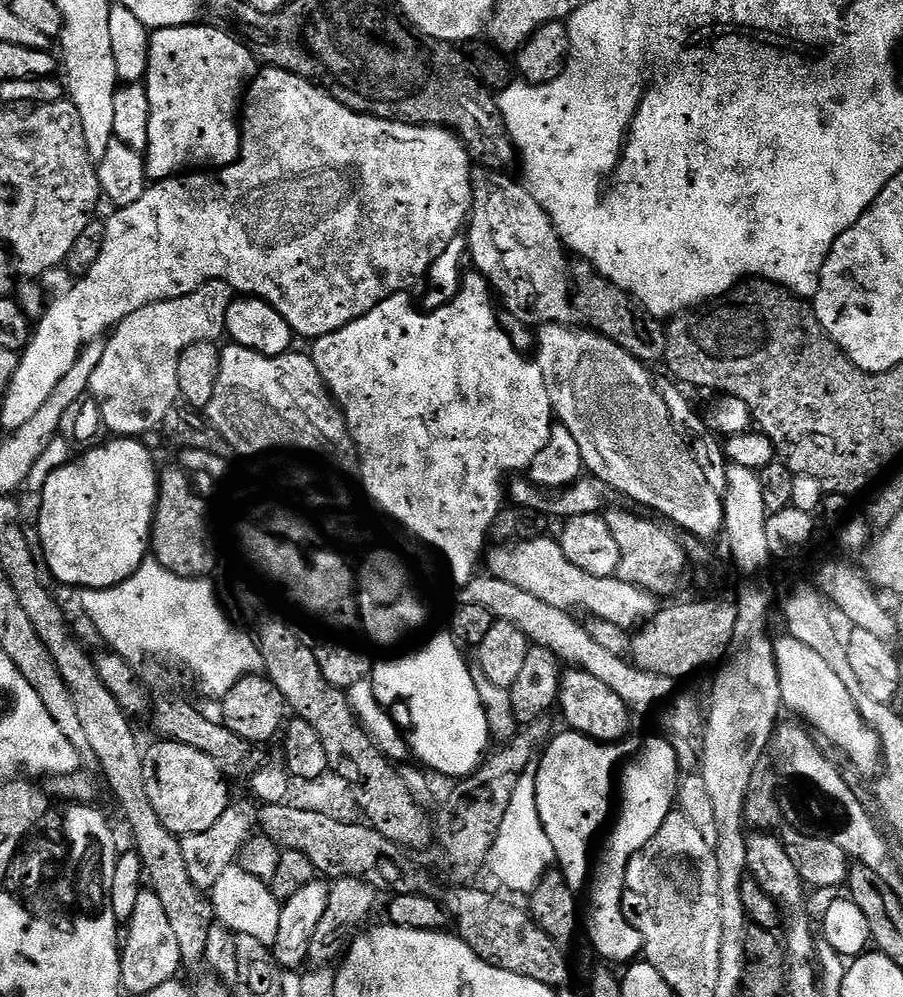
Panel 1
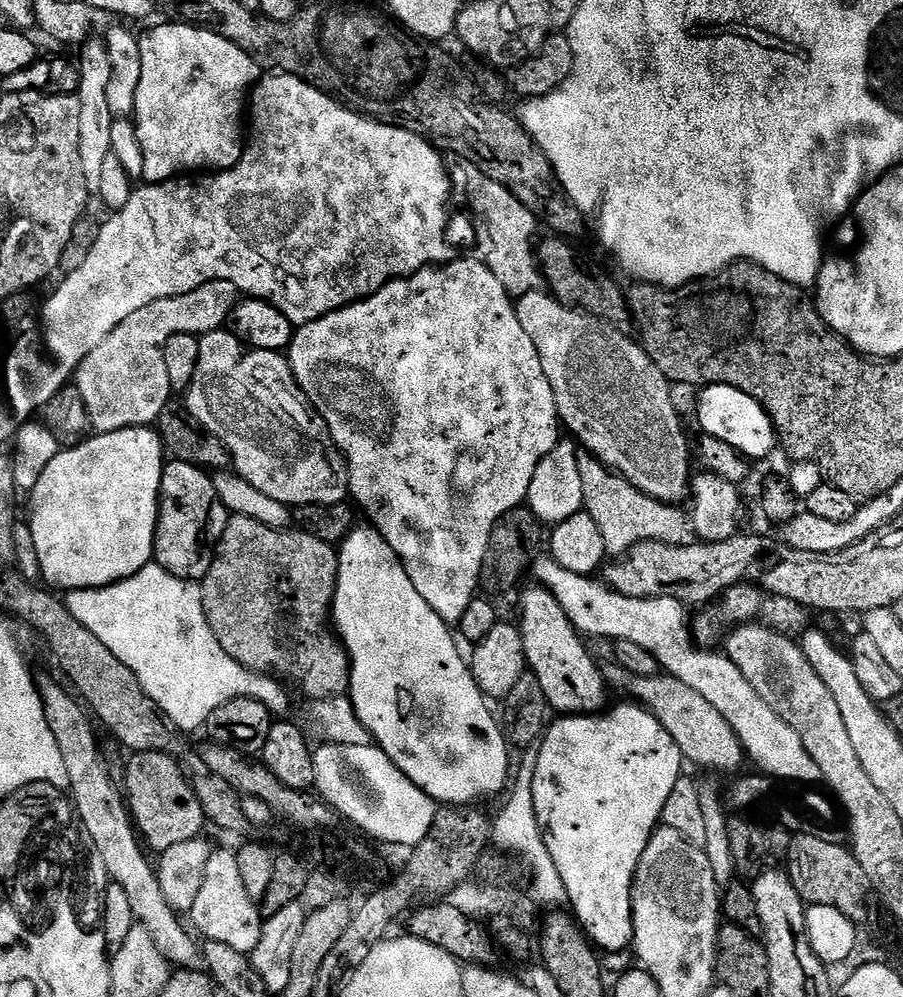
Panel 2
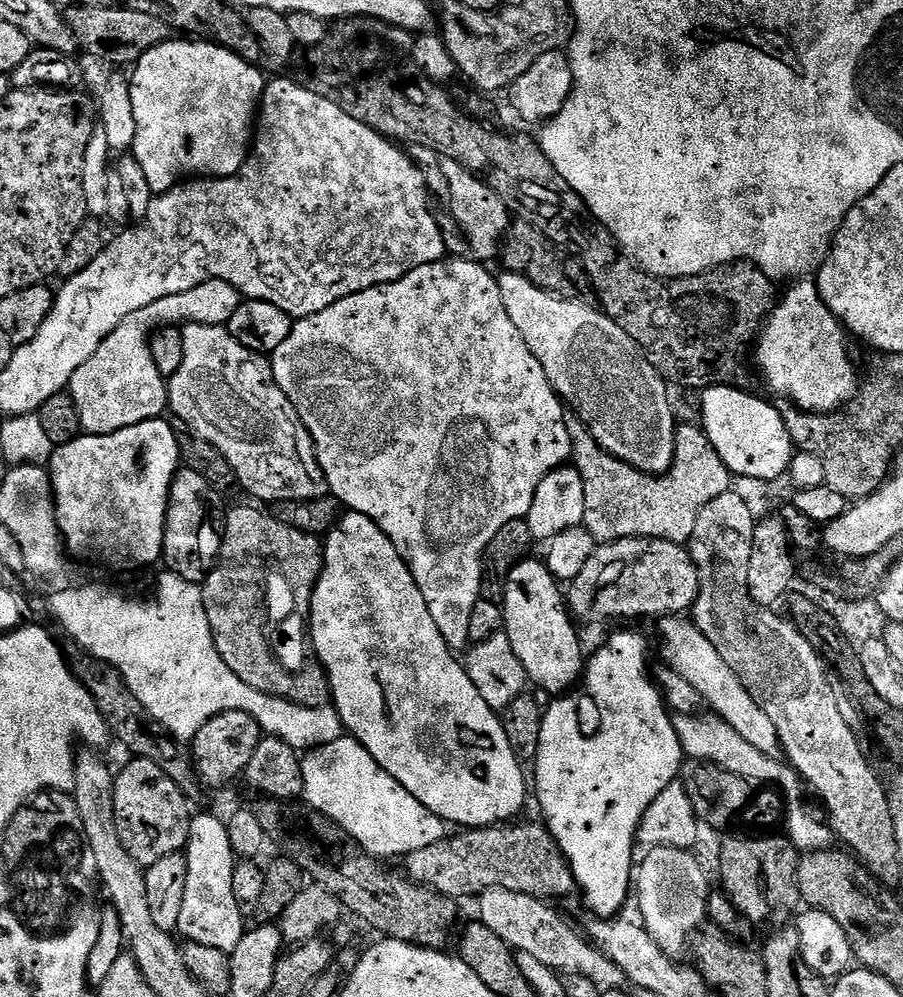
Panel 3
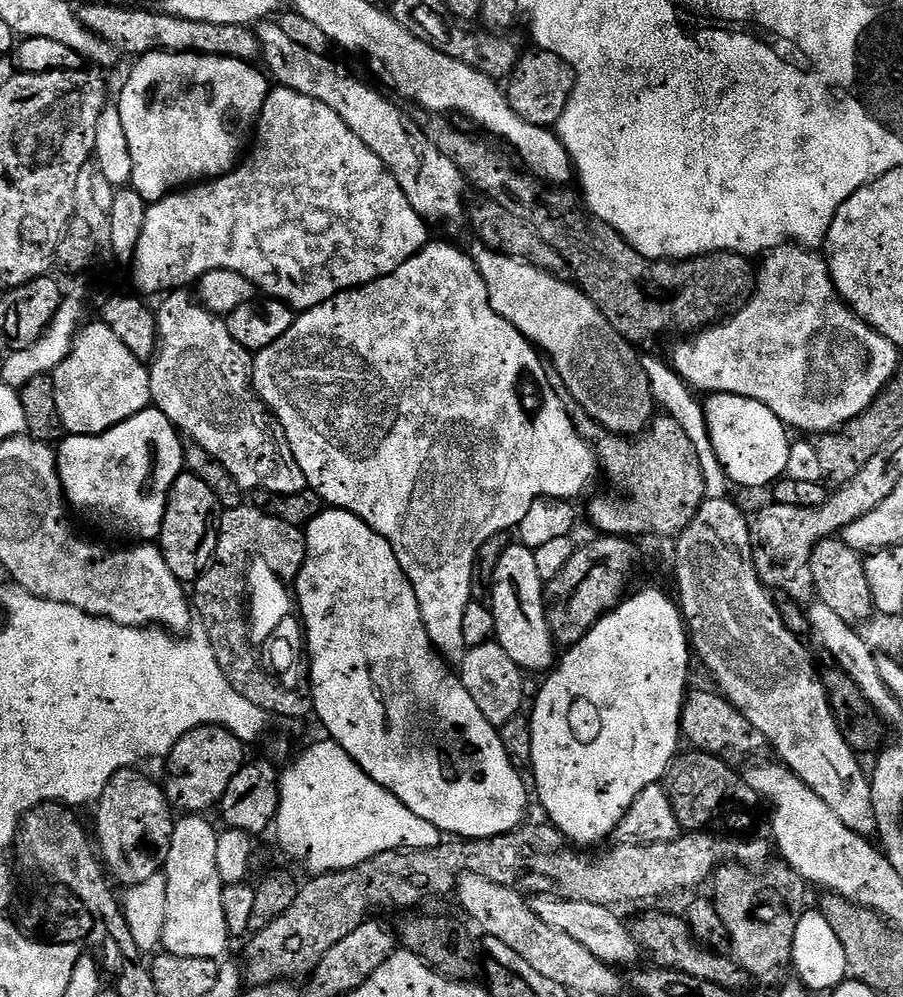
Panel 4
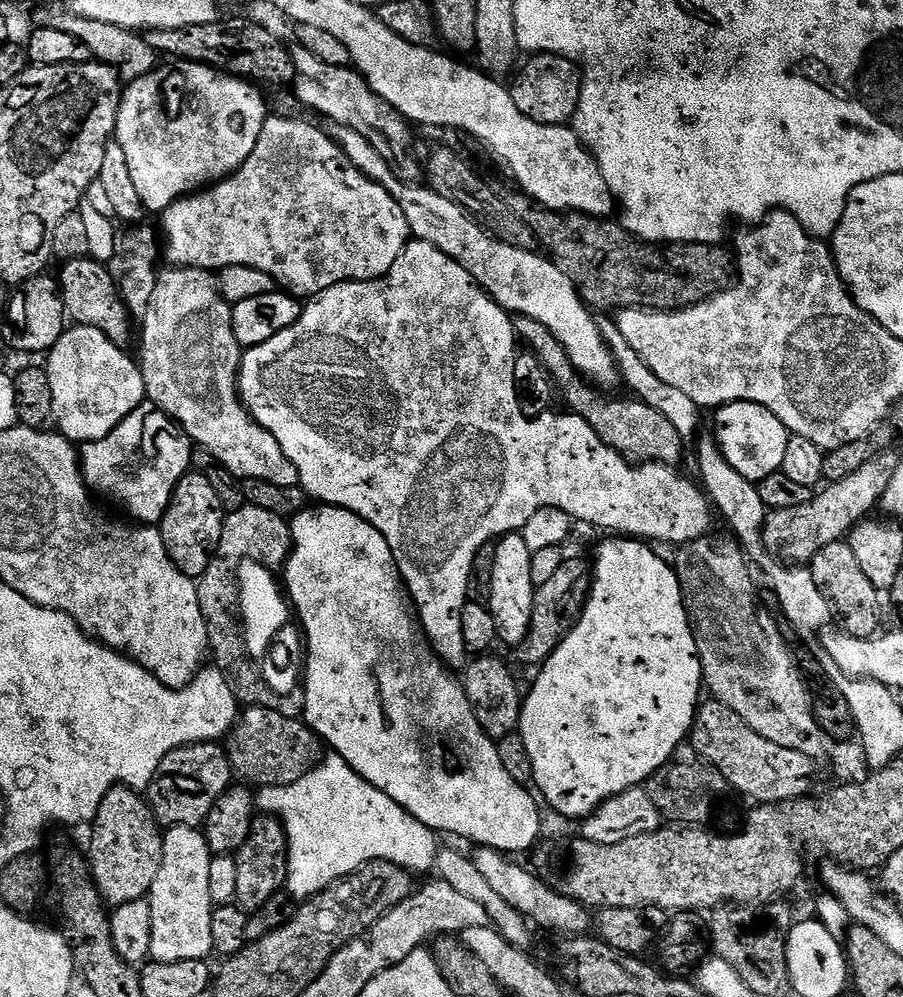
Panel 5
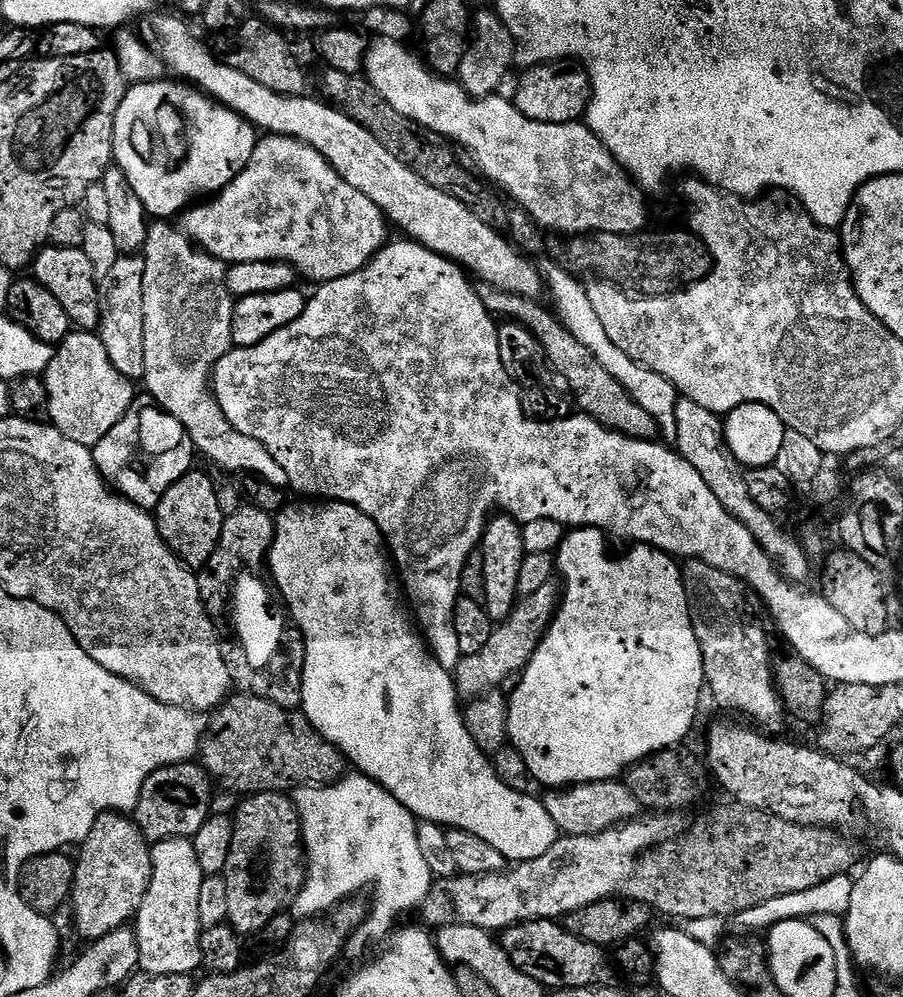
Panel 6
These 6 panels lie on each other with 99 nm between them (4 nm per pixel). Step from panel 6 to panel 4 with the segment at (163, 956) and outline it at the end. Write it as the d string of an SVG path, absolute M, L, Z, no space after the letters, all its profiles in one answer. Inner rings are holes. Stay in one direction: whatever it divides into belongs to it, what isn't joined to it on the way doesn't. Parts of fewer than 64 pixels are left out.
M188 814L176 820L176 829L170 842L170 854L164 861L162 874L166 878L166 926L162 948L167 955L196 961L198 958L216 960L228 948L228 923L224 909L224 879L218 870L218 832L200 814Z

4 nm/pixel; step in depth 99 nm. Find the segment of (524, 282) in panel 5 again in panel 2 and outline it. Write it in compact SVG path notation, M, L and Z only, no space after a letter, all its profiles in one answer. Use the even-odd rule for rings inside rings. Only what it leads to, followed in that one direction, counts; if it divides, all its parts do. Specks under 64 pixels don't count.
M544 290L526 293L515 301L514 307L518 322L522 322L522 330L530 334L530 342L534 342L534 350L538 350L542 370L546 370L546 382L550 382L550 390L554 390L557 417L563 427L572 432L571 437L607 468L624 476L650 498L673 506L679 505L679 500L687 501L694 476L694 456L688 453L688 440L676 413L671 383L639 343L631 335L596 316L565 308L555 296Z

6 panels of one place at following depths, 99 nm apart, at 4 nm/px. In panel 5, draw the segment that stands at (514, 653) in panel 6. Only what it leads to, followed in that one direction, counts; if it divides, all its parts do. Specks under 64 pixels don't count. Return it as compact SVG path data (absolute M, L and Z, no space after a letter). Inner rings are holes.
M565 559L558 571L545 584L539 585L532 607L532 625L528 637L515 649L516 656L524 664L539 666L548 659L549 654L558 647L562 638L576 625L585 601L592 589L594 572L580 560Z

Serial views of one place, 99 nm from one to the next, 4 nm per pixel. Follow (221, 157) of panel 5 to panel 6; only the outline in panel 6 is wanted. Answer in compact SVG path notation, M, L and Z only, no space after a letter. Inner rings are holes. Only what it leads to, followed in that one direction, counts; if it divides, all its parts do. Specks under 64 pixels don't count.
M165 78L158 82L150 82L149 84L131 85L131 87L125 91L124 97L122 98L122 106L118 106L118 114L114 118L112 158L115 167L120 168L122 174L126 174L126 182L130 182L134 194L138 194L138 198L142 198L144 211L152 218L179 217L193 202L199 201L201 198L211 197L213 194L222 191L222 189L248 165L250 162L250 154L254 154L256 141L258 139L257 129L253 128L247 120L243 120L234 110L230 110L224 107L224 105L216 103L212 97L205 96L199 88L187 82L177 82L175 79L172 79L173 81L171 79L172 78Z

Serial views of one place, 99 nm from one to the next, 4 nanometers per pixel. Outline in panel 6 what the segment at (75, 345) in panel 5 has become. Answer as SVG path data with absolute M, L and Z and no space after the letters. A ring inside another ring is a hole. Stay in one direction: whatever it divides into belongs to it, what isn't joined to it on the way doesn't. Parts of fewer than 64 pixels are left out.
M73 330L53 351L50 366L42 373L48 391L47 419L66 438L95 448L134 403L133 381L121 375L107 357L106 348L95 331Z

